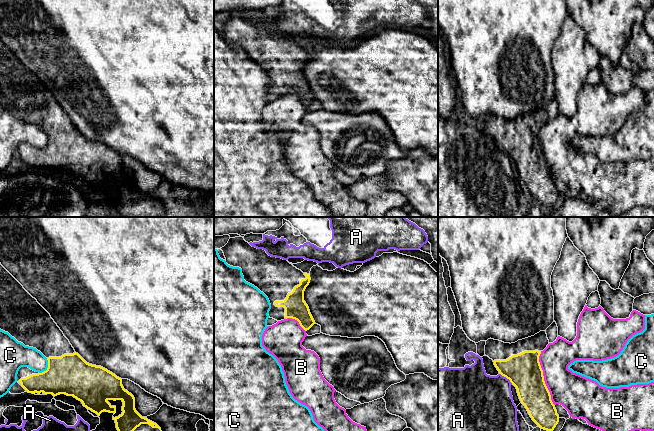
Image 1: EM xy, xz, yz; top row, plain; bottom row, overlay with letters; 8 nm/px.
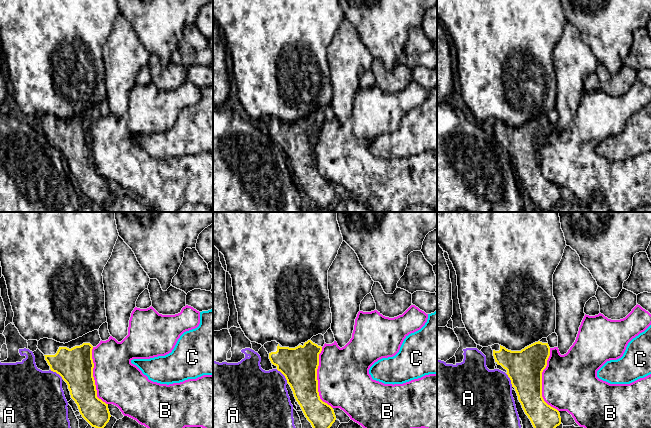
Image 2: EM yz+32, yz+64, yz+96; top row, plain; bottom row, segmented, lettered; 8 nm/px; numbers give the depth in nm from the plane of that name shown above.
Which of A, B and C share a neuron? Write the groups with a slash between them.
A / B / C

